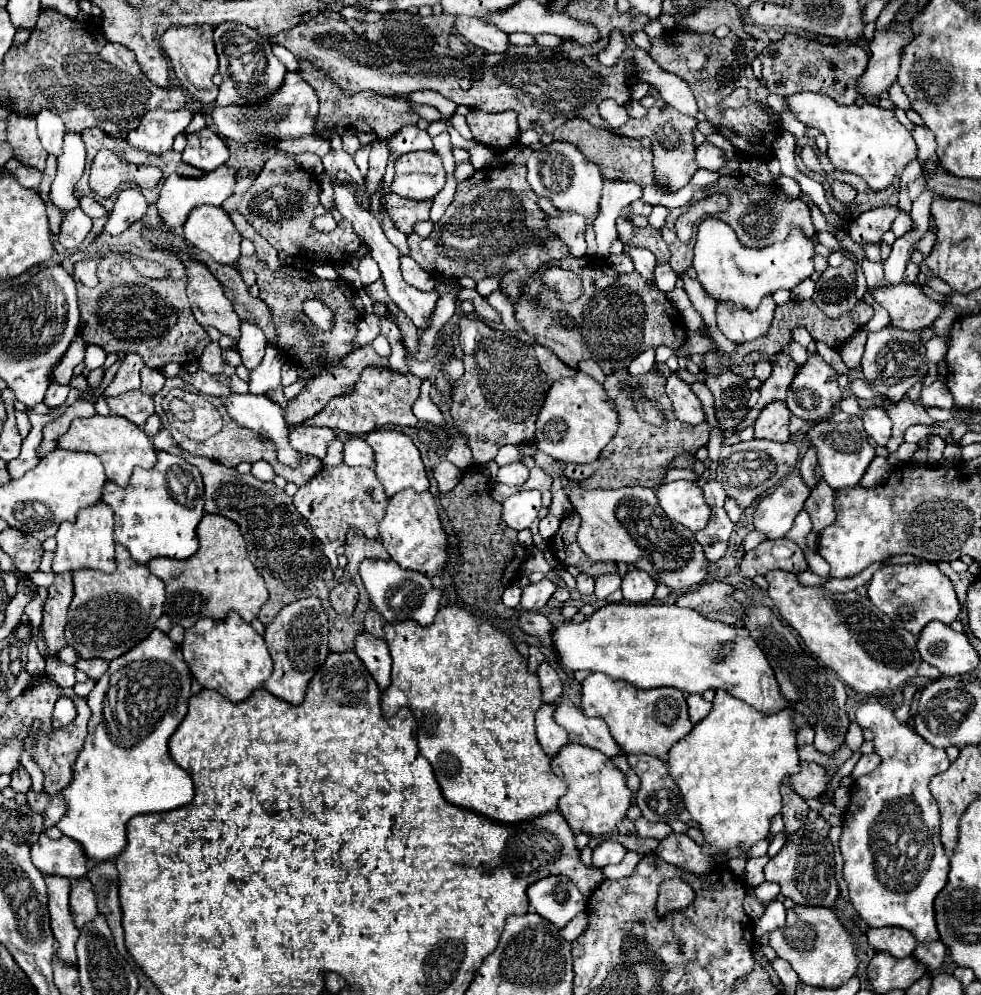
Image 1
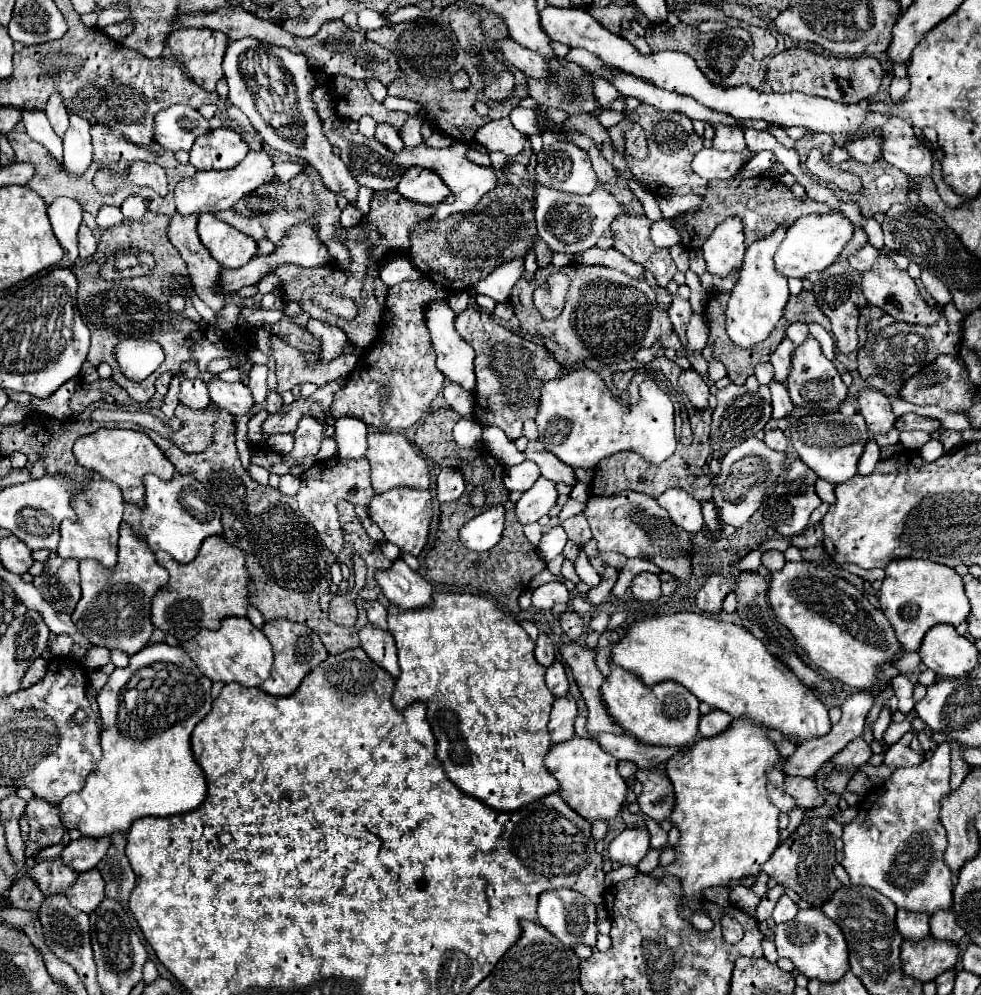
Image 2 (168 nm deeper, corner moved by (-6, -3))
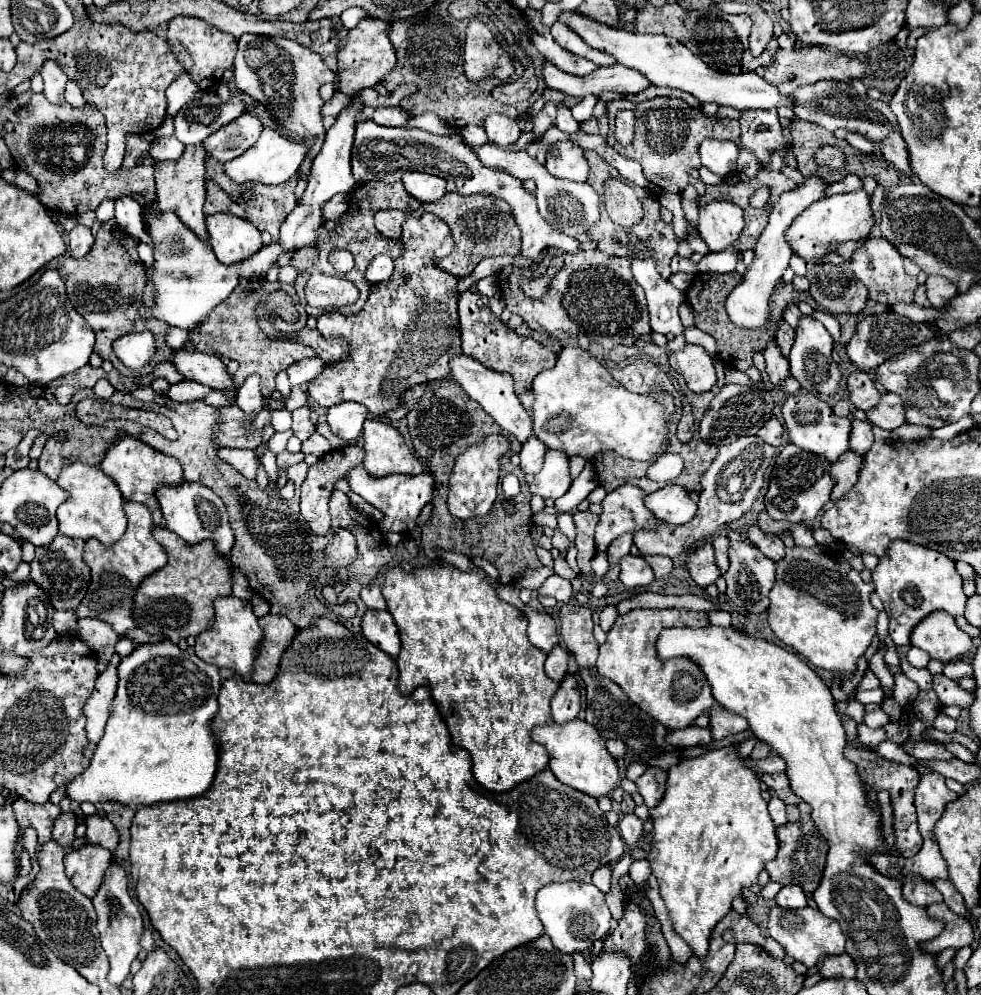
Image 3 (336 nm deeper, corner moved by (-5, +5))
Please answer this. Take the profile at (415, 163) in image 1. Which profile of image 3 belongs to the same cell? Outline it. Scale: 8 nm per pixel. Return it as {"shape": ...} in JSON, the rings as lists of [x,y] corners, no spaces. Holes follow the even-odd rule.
{"shape":[[[420,171],[404,173],[402,183],[404,183],[404,189],[422,203],[438,201],[446,193],[446,181],[442,177],[420,173]]]}

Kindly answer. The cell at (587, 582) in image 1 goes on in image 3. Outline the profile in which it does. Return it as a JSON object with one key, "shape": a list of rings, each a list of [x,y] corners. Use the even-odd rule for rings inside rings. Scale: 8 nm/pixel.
{"shape":[[[622,535],[622,537],[614,539],[614,541],[610,543],[608,551],[606,551],[608,563],[612,563],[612,565],[614,565],[614,563],[620,563],[620,559],[628,555],[630,545],[632,545],[632,535]]]}

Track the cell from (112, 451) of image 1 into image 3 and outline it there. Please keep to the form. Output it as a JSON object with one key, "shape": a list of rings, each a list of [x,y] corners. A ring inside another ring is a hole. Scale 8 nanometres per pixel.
{"shape":[[[116,433],[116,439],[106,447],[100,469],[116,481],[124,499],[142,503],[152,511],[154,525],[162,523],[162,513],[160,513],[158,501],[154,497],[154,489],[158,485],[178,485],[178,483],[182,483],[182,467],[178,465],[178,461],[174,461],[174,457],[158,453],[154,447],[146,445],[144,441],[138,441],[136,437],[130,437],[128,433]]]}

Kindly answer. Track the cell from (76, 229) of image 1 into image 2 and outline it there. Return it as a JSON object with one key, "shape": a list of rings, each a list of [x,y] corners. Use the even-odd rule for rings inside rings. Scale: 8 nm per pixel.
{"shape":[[[85,225],[79,227],[79,257],[87,259],[97,251],[97,241],[93,237],[93,231]]]}

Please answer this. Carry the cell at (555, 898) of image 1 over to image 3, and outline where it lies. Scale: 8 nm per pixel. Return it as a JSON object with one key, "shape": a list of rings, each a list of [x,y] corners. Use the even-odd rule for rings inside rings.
{"shape":[[[552,883],[542,887],[536,893],[536,911],[540,915],[540,921],[544,925],[544,933],[552,939],[554,947],[562,953],[574,953],[574,951],[586,951],[596,939],[604,939],[604,933],[610,929],[610,911],[604,901],[604,893],[594,887],[592,883]]]}

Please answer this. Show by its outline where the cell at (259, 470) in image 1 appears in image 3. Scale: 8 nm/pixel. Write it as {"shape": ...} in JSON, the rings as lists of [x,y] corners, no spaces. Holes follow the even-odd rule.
{"shape":[[[220,449],[218,457],[226,463],[230,463],[236,471],[240,471],[244,477],[248,479],[256,479],[256,471],[258,471],[258,457],[256,451],[250,449]]]}

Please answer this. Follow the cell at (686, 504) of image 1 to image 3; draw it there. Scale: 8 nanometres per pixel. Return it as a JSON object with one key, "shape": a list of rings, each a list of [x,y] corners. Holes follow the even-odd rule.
{"shape":[[[674,483],[646,495],[644,505],[658,519],[664,519],[670,525],[682,525],[686,521],[692,521],[694,513],[698,511],[698,505],[688,497],[686,489]]]}

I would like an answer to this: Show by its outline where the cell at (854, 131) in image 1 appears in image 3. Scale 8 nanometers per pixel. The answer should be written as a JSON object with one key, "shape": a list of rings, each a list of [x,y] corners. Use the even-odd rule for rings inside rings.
{"shape":[[[562,11],[558,21],[568,25],[574,33],[578,33],[590,47],[612,55],[624,67],[640,71],[650,83],[686,91],[686,93],[694,95],[702,105],[716,103],[720,107],[738,109],[740,113],[746,109],[778,109],[778,107],[794,109],[796,107],[794,97],[782,97],[782,93],[778,89],[774,89],[774,85],[770,85],[766,79],[758,77],[752,71],[740,73],[740,75],[728,75],[728,73],[718,73],[714,69],[710,69],[698,55],[694,55],[686,45],[680,45],[680,41],[674,37],[628,33],[624,29],[616,29],[616,27],[598,23],[578,11],[570,11],[570,13]]]}

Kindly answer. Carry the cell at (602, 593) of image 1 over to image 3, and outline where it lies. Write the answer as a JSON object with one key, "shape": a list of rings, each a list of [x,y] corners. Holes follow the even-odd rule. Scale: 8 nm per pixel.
{"shape":[[[740,437],[738,441],[730,445],[722,445],[716,459],[712,461],[710,469],[700,477],[702,493],[698,501],[698,513],[694,521],[684,525],[668,525],[662,523],[658,531],[640,531],[638,537],[634,537],[634,543],[642,557],[648,555],[664,555],[670,559],[676,559],[690,549],[694,549],[698,543],[710,539],[724,523],[740,519],[746,511],[750,511],[752,503],[756,501],[762,483],[764,473],[770,467],[772,459],[776,455],[776,447],[766,445],[760,437]]]}

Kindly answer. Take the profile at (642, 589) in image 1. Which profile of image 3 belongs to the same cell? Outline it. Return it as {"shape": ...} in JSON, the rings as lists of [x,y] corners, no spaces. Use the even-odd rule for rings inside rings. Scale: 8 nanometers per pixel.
{"shape":[[[626,555],[620,561],[620,581],[626,587],[646,587],[654,581],[654,573],[650,569],[650,565],[646,563],[644,557],[634,557],[634,555]]]}

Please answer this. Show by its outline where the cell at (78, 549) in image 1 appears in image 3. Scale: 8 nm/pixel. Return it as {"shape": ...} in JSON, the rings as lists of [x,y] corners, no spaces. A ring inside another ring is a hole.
{"shape":[[[74,463],[62,469],[58,477],[58,485],[70,493],[68,501],[58,507],[60,533],[74,539],[98,539],[104,547],[112,547],[126,531],[126,515],[122,509],[122,493],[118,485],[102,473],[100,467],[88,467],[82,463]]]}

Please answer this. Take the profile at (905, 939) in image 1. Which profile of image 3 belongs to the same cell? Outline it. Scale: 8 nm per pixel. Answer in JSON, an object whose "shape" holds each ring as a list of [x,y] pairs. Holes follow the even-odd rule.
{"shape":[[[912,875],[908,881],[904,881],[902,897],[904,897],[904,901],[910,901],[918,907],[926,907],[926,905],[942,901],[942,895],[934,889],[934,885],[920,881],[916,875]]]}

